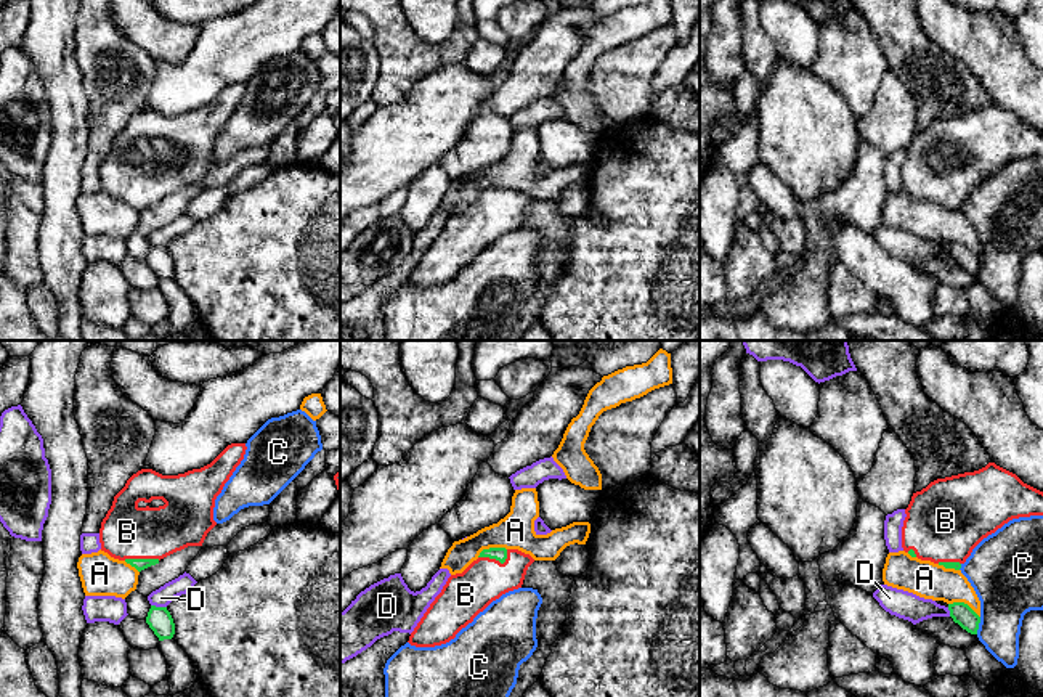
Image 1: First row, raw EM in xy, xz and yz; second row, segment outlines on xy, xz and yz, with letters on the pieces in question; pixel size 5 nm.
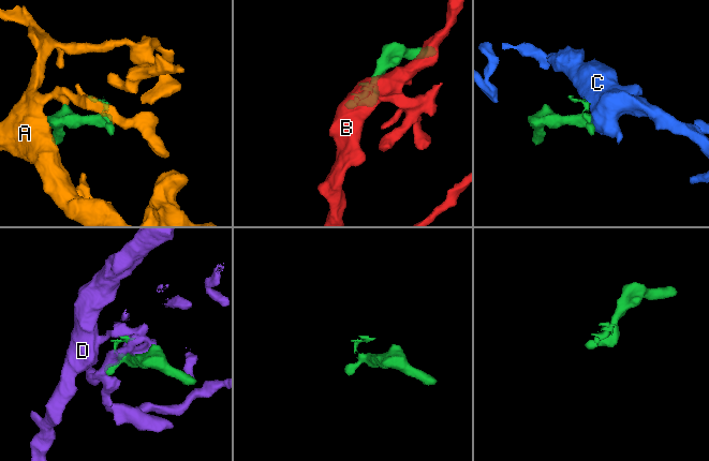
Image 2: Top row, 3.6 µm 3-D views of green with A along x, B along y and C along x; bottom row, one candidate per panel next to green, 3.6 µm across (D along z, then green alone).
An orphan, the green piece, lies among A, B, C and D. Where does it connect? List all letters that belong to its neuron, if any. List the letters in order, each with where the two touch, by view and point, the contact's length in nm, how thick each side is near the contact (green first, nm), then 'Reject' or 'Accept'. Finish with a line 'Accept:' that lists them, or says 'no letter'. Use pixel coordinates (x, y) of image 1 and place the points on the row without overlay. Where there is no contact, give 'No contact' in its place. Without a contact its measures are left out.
A: Touches green at yz (963, 243). Shared border 180 nm. Thickness 110 nm (green) against 190 nm. Reject
B: Touches green at xz (496, 199). Shared border 160 nm. Thickness 70 nm (green) against 220 nm. Accept
C: Touches green at yz (978, 265). Shared border 90 nm. Thickness 110 nm (green) against 320 nm. Reject
D: Touches green at xy (159, 248). Shared border 80 nm. Thickness 120 nm (green) against 100 nm. Reject
Accept: B

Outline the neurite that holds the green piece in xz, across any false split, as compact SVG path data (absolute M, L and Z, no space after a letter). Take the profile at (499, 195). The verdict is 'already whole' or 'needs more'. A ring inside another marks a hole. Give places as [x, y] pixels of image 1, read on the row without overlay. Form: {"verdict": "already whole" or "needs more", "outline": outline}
{"verdict": "needs more", "outline": "M483 190L462 214L451 215L409 276L416 287L449 283L493 241L523 225L534 202L518 190Z"}

